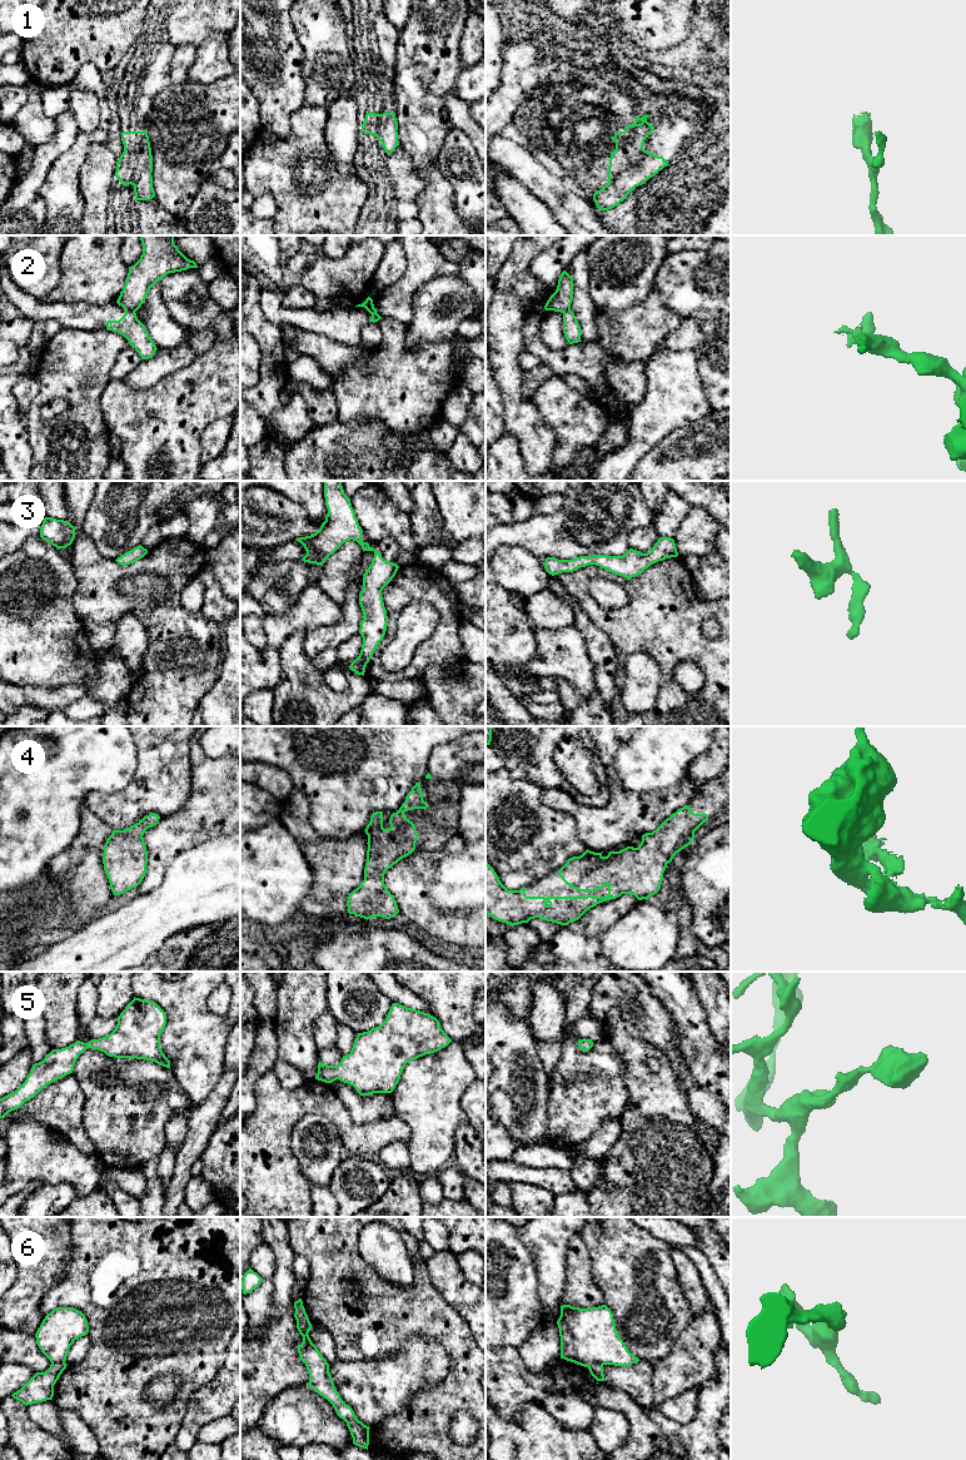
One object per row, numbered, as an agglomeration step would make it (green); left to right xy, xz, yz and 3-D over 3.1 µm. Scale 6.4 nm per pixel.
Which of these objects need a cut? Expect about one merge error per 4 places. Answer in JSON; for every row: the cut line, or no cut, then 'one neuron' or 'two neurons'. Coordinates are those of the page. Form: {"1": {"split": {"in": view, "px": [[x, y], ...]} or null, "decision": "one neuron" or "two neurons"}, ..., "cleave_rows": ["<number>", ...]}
{"1": {"split": null, "decision": "one neuron"}, "2": {"split": {"in": "xy", "px": [[125, 309], [135, 311]]}, "decision": "two neurons"}, "3": {"split": null, "decision": "one neuron"}, "4": {"split": null, "decision": "one neuron"}, "5": {"split": null, "decision": "one neuron"}, "6": {"split": {"in": "yz", "px": [[602, 1364], [592, 1364], [588, 1367]]}, "decision": "two neurons"}, "cleave_rows": ["2", "6"]}

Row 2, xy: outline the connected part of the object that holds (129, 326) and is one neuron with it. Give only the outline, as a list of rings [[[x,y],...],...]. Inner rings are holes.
[[[125,311],[119,321],[108,321],[106,329],[123,334],[141,359],[151,358],[158,349],[135,311]]]

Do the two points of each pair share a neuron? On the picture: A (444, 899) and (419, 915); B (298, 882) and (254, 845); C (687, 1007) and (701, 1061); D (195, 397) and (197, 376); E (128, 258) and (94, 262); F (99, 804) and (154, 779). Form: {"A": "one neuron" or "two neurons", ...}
{"A": "two neurons", "B": "one neuron", "C": "one neuron", "D": "one neuron", "E": "two neurons", "F": "one neuron"}

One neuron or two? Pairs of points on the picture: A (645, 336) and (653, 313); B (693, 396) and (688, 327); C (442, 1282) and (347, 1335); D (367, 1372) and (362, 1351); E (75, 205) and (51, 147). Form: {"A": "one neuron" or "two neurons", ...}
{"A": "one neuron", "B": "two neurons", "C": "two neurons", "D": "two neurons", "E": "two neurons"}

